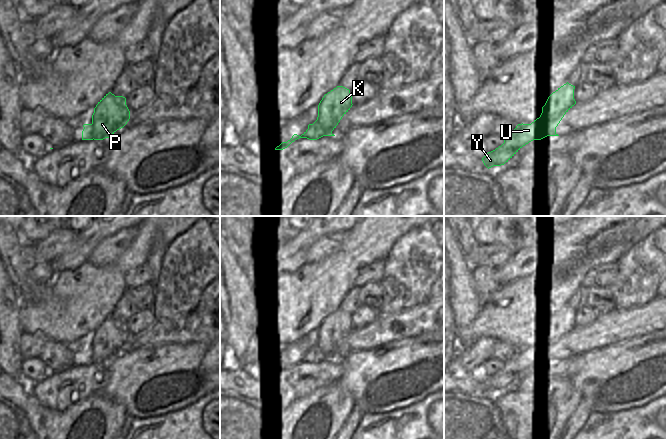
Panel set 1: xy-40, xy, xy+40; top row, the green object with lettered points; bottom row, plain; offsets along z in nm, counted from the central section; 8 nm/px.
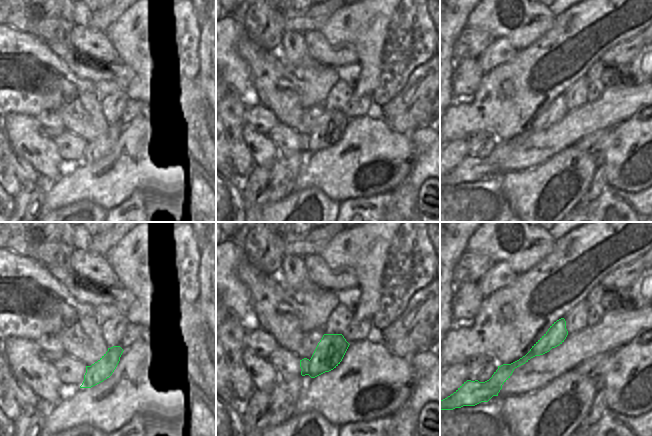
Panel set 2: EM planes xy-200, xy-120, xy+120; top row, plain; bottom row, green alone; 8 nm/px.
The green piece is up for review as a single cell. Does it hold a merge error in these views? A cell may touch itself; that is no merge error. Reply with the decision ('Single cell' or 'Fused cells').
Fused cells.

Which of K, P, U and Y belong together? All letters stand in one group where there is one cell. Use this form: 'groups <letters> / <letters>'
groups K P / U Y

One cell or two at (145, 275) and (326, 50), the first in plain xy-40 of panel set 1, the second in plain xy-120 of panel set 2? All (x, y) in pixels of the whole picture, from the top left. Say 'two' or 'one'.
one

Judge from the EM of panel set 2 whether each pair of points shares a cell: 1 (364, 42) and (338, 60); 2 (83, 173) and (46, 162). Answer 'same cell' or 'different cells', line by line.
1: different cells
2: different cells

